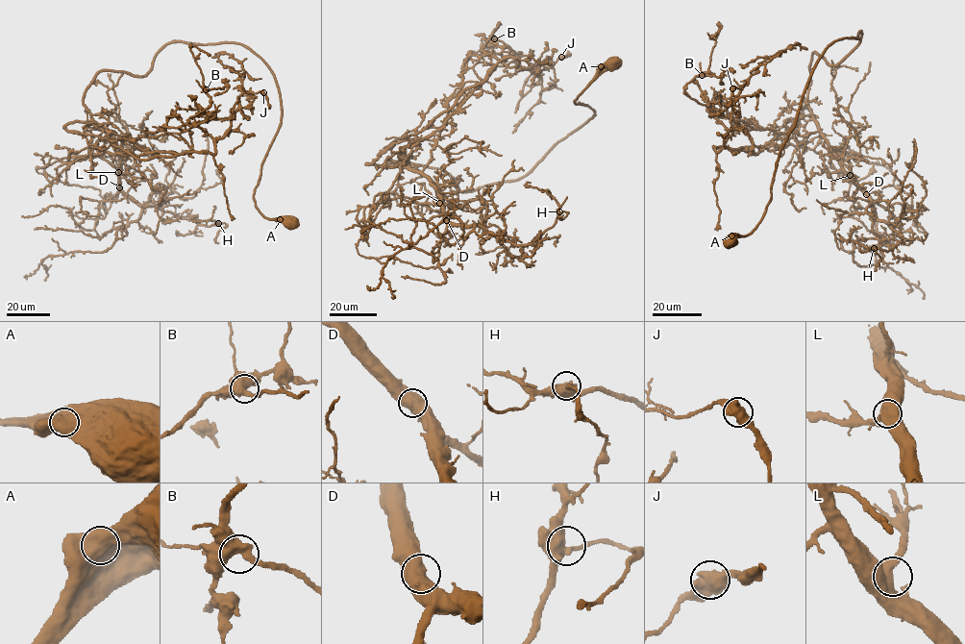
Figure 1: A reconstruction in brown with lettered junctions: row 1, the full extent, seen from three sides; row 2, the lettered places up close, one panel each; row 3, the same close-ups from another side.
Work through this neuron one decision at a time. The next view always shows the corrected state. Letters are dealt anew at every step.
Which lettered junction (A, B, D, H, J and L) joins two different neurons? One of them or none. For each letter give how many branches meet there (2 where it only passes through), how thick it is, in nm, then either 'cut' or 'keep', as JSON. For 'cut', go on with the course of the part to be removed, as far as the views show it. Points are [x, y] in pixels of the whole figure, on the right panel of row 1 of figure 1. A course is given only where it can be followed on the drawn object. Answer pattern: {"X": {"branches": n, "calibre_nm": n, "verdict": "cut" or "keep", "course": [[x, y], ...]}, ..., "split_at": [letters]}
{"A": {"branches": 1, "calibre_nm": 1350, "verdict": "keep"}, "B": {"branches": 2, "calibre_nm": 600, "verdict": "keep"}, "D": {"branches": 2, "calibre_nm": 700, "verdict": "keep"}, "H": {"branches": 2, "calibre_nm": 550, "verdict": "keep"}, "J": {"branches": 2, "calibre_nm": 800, "verdict": "keep"}, "L": {"branches": 2, "calibre_nm": 550, "verdict": "keep"}, "split_at": []}

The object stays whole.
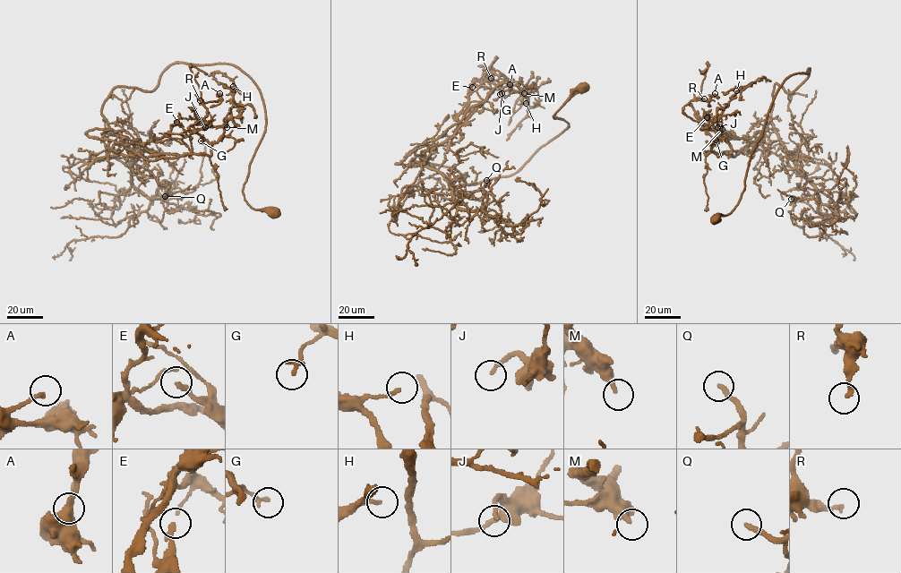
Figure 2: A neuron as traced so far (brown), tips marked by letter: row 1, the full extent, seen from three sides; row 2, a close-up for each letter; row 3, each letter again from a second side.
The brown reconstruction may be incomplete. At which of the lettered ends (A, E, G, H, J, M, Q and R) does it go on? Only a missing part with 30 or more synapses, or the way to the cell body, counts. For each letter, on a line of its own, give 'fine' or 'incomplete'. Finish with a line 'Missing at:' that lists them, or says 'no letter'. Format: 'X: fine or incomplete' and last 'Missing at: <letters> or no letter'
A: fine
E: fine
G: fine
H: fine
J: fine
M: fine
Q: incomplete
R: fine
Missing at: Q

